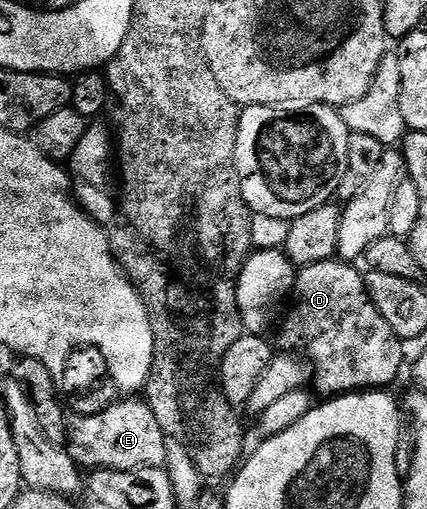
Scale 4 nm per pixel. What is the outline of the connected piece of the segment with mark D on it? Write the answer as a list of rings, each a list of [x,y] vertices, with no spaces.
[[[332,260],[330,262],[318,262],[317,264],[309,264],[302,267],[295,276],[295,288],[293,297],[290,299],[289,305],[286,307],[287,319],[283,322],[283,327],[279,330],[279,342],[284,351],[294,352],[296,355],[302,356],[310,365],[315,365],[315,372],[313,368],[313,382],[315,378],[316,395],[327,394],[323,396],[338,396],[340,394],[354,394],[365,390],[377,390],[380,388],[390,387],[390,382],[394,380],[399,374],[399,369],[404,369],[402,358],[402,344],[401,339],[397,336],[397,332],[393,332],[393,328],[389,328],[389,323],[385,321],[385,316],[381,316],[381,312],[377,312],[377,308],[373,304],[373,300],[367,294],[367,279],[361,273],[359,275],[358,265],[352,264],[347,260]]]

